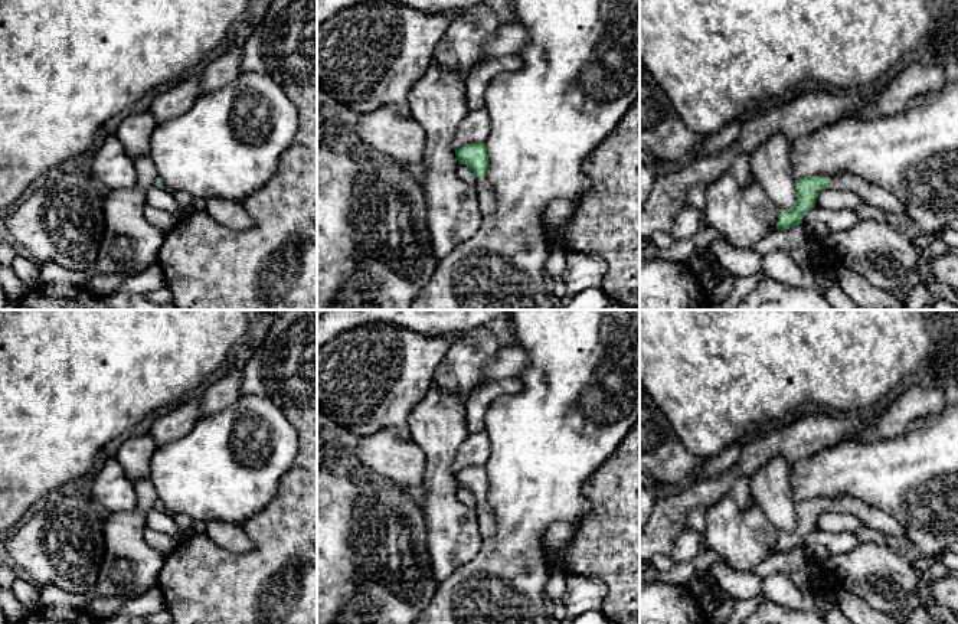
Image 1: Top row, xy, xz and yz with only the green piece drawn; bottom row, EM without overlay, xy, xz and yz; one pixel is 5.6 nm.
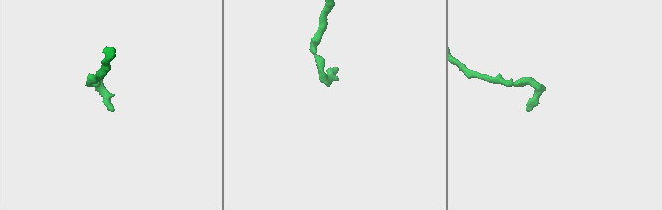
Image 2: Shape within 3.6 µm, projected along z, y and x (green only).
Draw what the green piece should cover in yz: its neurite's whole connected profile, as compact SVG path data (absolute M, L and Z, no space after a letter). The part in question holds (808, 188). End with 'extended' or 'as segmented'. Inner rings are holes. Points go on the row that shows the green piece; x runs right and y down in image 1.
M843 174L833 179L824 176L808 176L797 182L797 205L792 209L779 213L776 229L785 231L801 225L805 213L815 205L818 193L827 187L853 190L866 205L873 205L886 210L899 222L906 220L903 203L890 192L876 184L870 184L851 174Z; extended

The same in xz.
M467 144L455 150L457 160L467 167L470 167L477 180L477 193L480 200L480 212L481 215L488 215L494 208L494 196L491 186L485 179L487 167L488 167L488 154L484 144Z; extended

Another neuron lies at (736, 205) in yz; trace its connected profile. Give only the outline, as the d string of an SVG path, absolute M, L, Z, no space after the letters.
M748 156L706 186L704 222L738 251L749 251L776 228L781 209L755 177Z

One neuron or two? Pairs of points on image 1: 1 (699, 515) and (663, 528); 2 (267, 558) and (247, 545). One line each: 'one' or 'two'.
1: two
2: two

